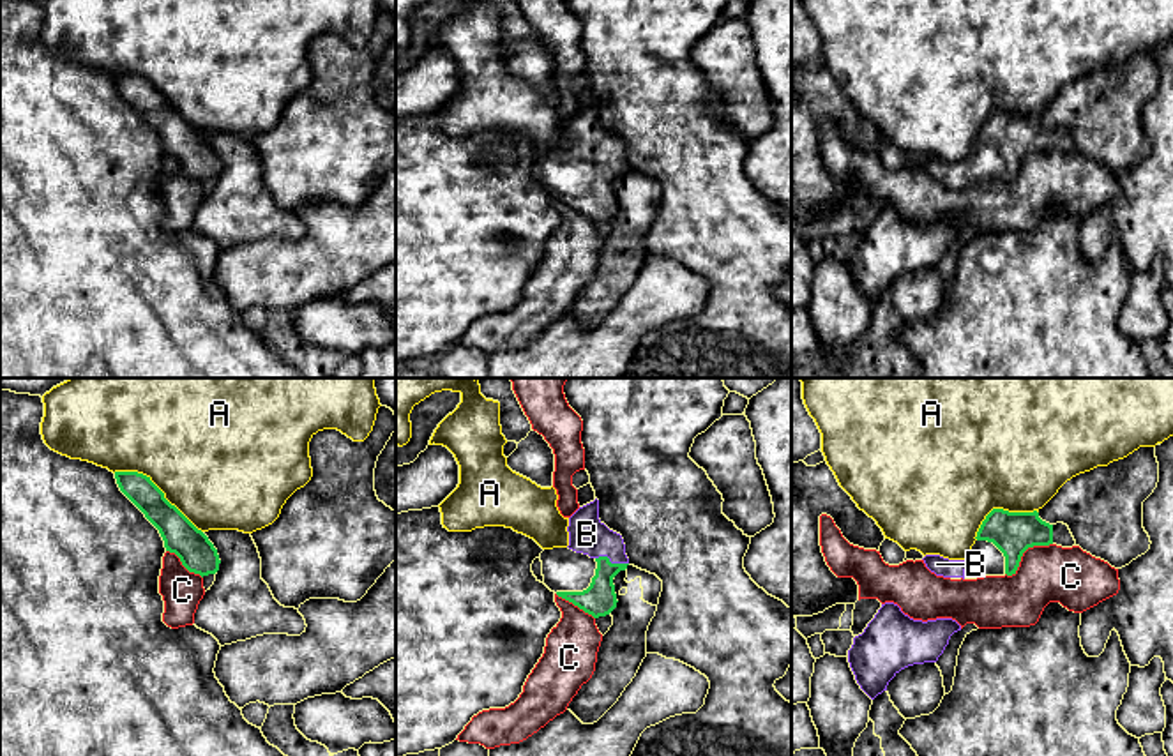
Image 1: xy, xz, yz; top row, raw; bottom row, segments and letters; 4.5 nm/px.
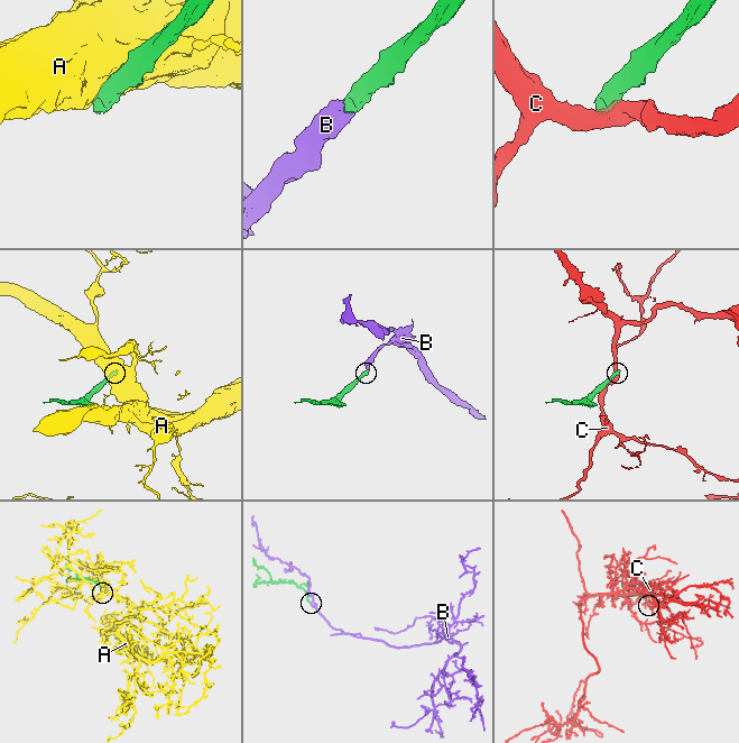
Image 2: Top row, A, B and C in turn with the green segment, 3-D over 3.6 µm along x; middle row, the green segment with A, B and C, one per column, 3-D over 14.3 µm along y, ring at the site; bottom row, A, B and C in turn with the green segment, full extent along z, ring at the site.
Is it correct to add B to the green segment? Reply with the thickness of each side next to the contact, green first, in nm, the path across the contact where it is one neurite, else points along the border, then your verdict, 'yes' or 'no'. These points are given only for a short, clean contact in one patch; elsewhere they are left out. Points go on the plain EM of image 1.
calibres 160 and 170 nm; way xz (599, 204), (603, 181), (610, 166), (587, 138); yes

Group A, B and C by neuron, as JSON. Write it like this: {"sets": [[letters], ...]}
{"sets": [["A"], ["B"], ["C"]]}

